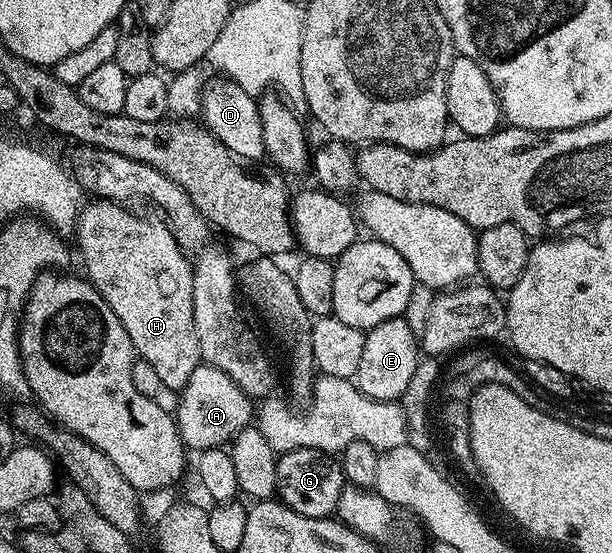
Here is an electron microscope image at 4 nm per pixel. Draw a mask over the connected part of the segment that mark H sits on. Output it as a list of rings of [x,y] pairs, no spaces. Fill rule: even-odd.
[[[94,199],[79,213],[76,222],[78,249],[82,252],[82,261],[86,264],[85,276],[91,285],[100,291],[100,295],[116,311],[116,319],[128,331],[128,339],[134,345],[134,352],[141,360],[152,363],[160,375],[163,390],[180,391],[188,383],[192,371],[200,363],[198,340],[194,326],[194,308],[192,307],[192,279],[194,271],[191,258],[176,243],[165,224],[145,221],[137,217],[134,211],[105,199]]]

